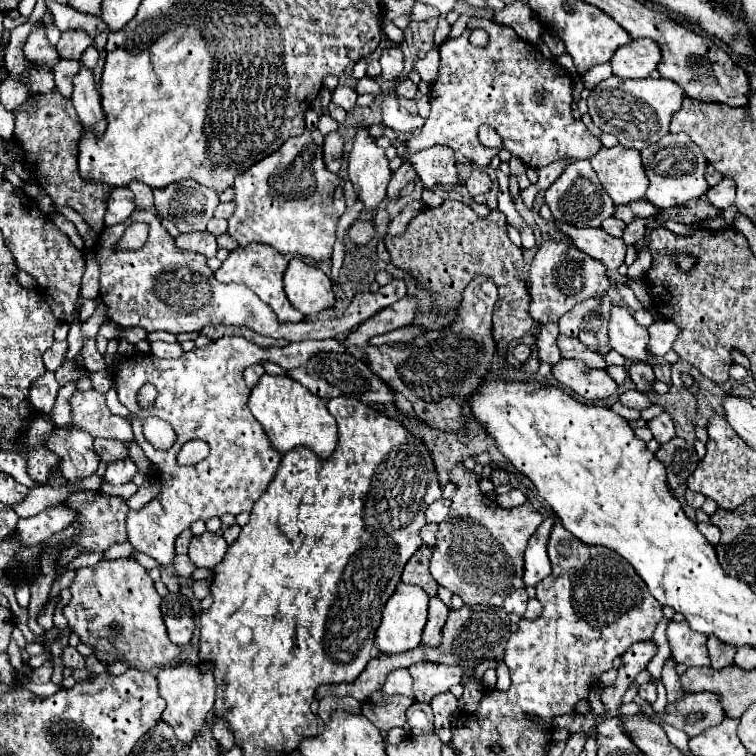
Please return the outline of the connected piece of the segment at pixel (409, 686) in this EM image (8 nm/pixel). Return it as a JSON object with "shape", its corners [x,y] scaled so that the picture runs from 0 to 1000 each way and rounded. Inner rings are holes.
{"shape":[[[524,885],[512,893],[508,917],[548,922],[546,898],[540,885]]]}

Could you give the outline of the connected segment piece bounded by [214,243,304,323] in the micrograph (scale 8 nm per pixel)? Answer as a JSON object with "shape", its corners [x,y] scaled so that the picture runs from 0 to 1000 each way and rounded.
{"shape":[[[331,321],[325,327],[312,327],[283,364],[286,364],[286,369],[291,374],[317,374],[317,377],[331,380],[349,401],[354,401],[360,406],[360,411],[368,417],[368,425],[370,427],[399,425],[402,417],[386,406],[386,401],[381,398],[381,393],[376,388],[373,364],[378,358],[378,351],[381,351],[381,340],[376,340],[368,332],[362,332],[357,324]]]}

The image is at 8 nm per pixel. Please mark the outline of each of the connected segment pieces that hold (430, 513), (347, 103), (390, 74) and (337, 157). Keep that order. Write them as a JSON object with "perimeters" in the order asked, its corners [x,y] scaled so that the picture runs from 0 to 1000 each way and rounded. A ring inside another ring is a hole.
{"perimeters":[[[[593,660],[574,663],[563,673],[563,689],[566,692],[585,692],[585,687],[590,687],[590,681],[593,681],[593,671],[595,671],[595,663]]],[[[447,112],[444,118],[442,118],[442,123],[439,123],[439,134],[444,136],[444,139],[450,139],[452,144],[458,144],[458,147],[466,147],[468,144],[468,139],[471,139],[471,120],[466,118],[466,115],[455,115],[455,112]]],[[[513,62],[505,67],[503,73],[503,86],[505,86],[505,104],[511,107],[526,107],[534,97],[534,86],[532,86],[534,75],[529,62]]],[[[434,176],[429,184],[429,216],[437,229],[447,229],[452,216],[452,181],[450,176]]]]}

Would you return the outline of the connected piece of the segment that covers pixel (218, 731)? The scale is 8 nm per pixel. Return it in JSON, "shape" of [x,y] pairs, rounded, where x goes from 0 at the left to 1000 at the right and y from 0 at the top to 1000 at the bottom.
{"shape":[[[280,951],[283,962],[280,962],[280,970],[283,970],[283,978],[288,980],[288,988],[294,993],[294,999],[299,993],[304,993],[310,988],[310,975],[304,972],[304,967],[299,967],[299,954],[294,951]]]}

